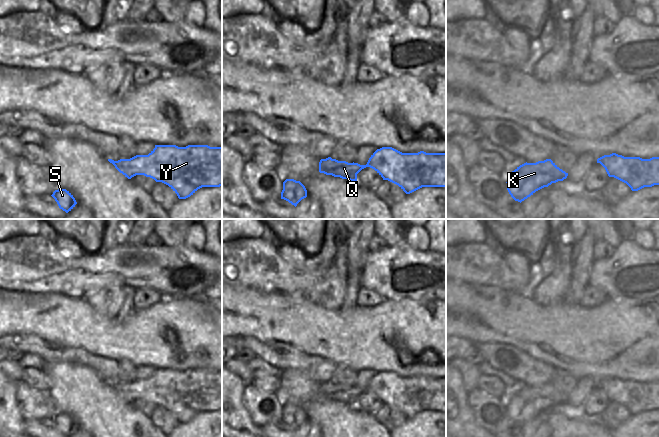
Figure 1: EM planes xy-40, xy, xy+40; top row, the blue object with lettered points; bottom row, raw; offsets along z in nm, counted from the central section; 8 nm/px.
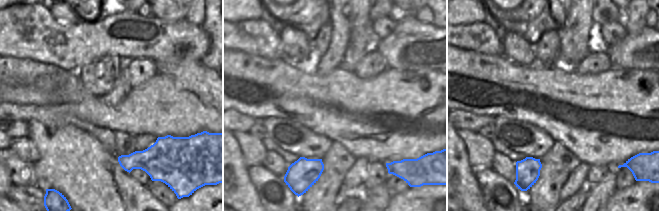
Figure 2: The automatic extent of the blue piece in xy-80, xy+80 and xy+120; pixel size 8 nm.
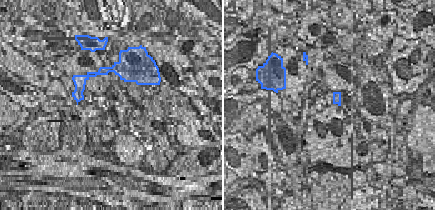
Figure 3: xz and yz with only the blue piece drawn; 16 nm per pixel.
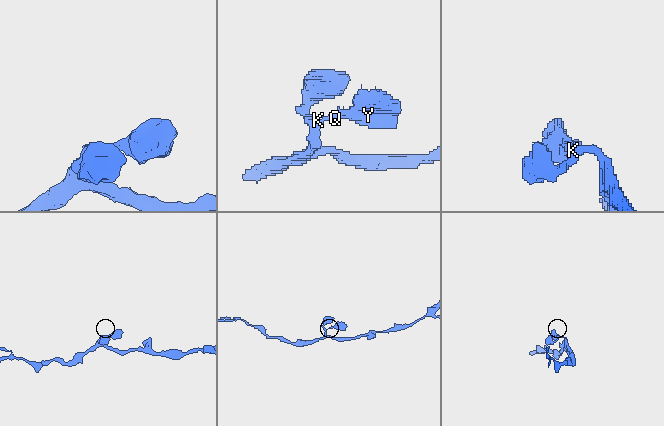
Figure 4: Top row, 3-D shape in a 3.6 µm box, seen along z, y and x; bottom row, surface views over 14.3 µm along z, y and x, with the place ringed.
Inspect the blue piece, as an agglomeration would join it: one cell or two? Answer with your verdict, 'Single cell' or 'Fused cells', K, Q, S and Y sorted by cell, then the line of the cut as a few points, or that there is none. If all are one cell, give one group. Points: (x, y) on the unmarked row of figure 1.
Single cell. Groups: K Q S Y. No split.

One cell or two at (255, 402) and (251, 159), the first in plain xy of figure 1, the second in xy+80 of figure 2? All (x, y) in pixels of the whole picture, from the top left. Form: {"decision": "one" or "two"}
{"decision": "two"}

